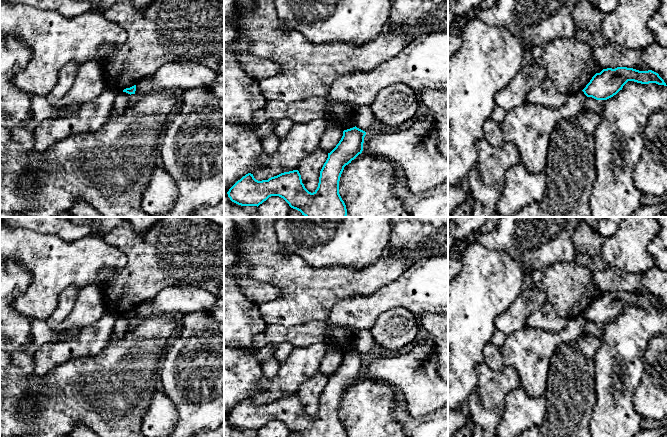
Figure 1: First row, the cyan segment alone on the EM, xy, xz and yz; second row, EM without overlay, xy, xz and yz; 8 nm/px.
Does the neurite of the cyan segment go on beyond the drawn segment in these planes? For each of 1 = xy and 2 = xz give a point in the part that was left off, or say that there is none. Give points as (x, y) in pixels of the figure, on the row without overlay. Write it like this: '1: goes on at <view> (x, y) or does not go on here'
1: does not go on here
2: does not go on here

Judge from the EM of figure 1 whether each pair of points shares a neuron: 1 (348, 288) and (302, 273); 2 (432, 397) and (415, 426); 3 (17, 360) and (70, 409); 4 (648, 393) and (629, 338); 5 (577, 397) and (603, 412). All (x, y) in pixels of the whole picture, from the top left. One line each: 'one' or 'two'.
1: one
2: two
3: two
4: two
5: two

